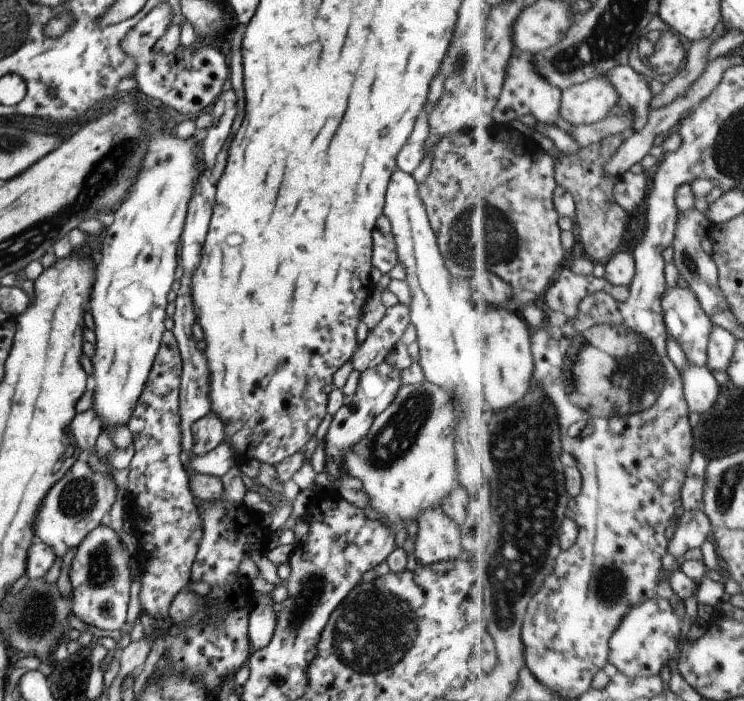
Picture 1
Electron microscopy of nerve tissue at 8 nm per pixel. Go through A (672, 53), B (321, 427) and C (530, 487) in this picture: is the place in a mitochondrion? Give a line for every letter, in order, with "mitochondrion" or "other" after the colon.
A: mitochondrion
B: other
C: mitochondrion

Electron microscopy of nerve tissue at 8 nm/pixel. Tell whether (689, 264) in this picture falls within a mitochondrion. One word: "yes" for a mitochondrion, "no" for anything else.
yes

